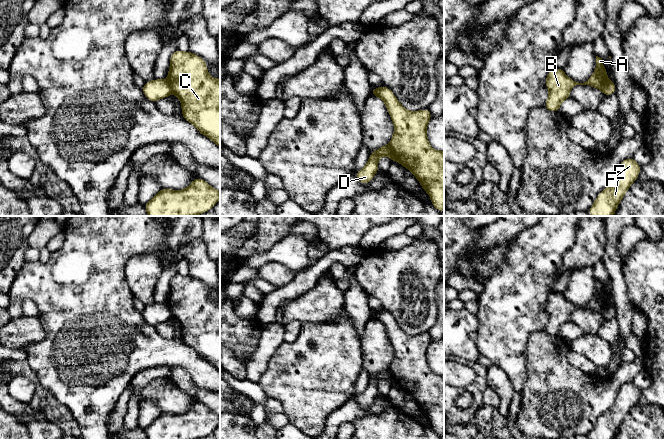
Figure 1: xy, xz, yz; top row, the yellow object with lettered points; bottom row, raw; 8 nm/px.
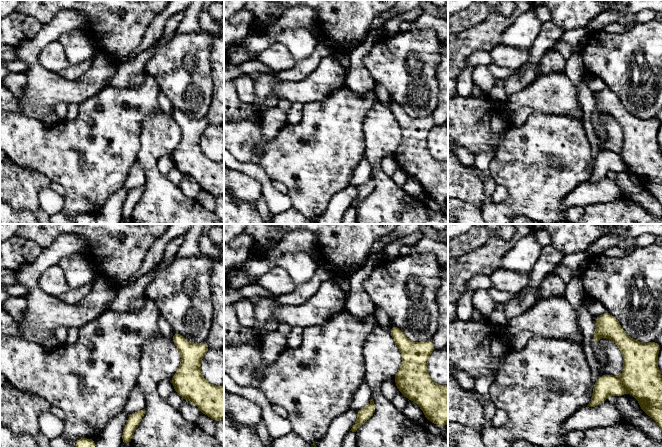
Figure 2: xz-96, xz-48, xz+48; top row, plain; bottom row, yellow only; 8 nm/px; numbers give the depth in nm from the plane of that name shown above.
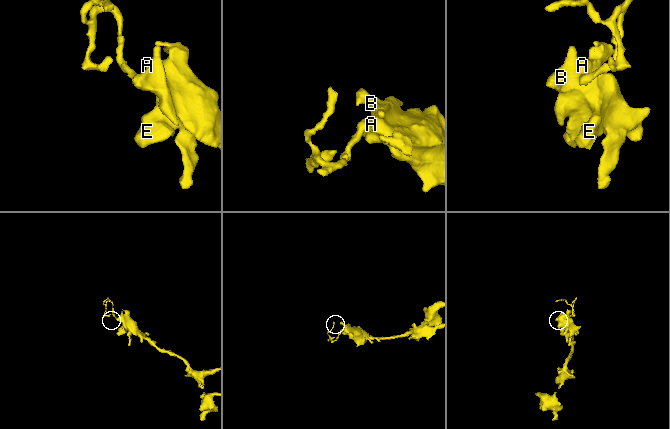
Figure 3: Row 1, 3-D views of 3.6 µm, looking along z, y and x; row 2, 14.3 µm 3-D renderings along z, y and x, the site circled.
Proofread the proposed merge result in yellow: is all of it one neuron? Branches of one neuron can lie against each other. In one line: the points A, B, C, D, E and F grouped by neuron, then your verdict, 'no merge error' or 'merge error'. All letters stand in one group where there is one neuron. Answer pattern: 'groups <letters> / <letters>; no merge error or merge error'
groups A B C E F / D; merge error

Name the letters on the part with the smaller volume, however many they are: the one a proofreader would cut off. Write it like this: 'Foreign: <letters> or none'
Foreign: D

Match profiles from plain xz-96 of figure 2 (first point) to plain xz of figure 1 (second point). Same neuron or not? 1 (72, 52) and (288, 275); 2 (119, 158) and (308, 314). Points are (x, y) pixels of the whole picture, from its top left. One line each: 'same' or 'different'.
1: different
2: different

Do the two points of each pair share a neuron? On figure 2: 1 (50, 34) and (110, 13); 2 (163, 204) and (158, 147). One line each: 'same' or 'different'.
1: different
2: same

